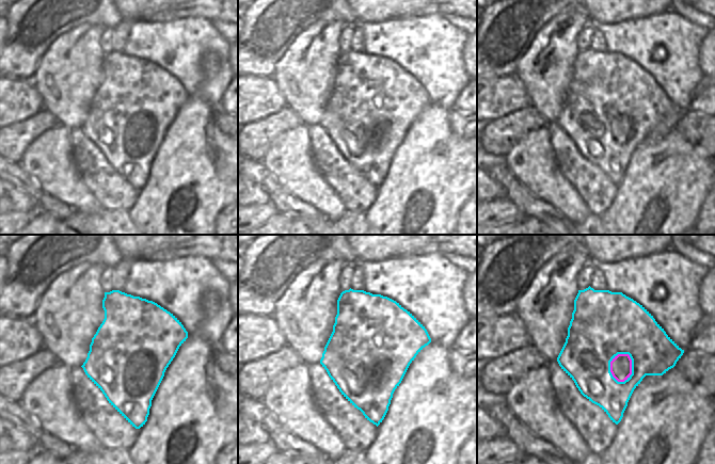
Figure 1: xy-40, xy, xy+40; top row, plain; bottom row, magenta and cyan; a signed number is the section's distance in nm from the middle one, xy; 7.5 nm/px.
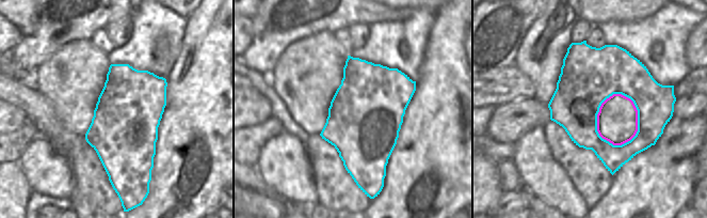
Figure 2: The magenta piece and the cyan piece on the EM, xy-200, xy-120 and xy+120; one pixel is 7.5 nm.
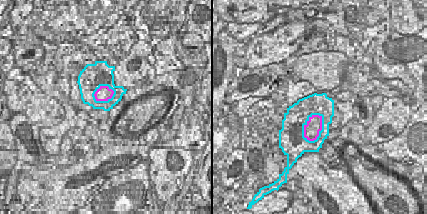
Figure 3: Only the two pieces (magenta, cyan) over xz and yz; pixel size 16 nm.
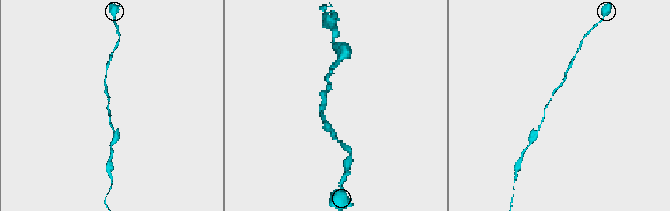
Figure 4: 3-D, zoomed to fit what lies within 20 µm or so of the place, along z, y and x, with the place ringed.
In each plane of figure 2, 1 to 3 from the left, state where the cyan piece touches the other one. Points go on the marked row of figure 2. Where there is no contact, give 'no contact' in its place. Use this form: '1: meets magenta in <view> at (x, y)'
1: no contact
2: no contact
3: meets magenta in xy+120 at (597, 124)

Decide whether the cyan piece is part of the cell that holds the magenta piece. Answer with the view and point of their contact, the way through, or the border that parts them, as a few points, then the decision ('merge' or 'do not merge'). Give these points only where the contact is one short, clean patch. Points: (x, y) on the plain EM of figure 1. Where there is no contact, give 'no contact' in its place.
xy+40 (631, 131) | merge

